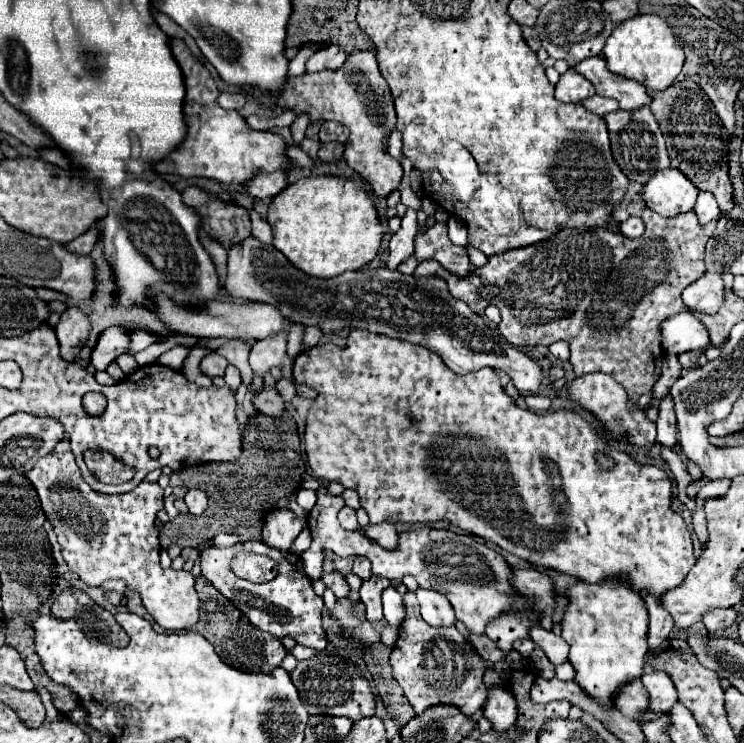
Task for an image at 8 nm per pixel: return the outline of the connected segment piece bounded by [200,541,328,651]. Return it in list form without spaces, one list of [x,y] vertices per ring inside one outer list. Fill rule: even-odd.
[[[246,541],[234,547],[206,547],[200,555],[200,565],[202,565],[202,575],[224,595],[228,597],[246,617],[250,617],[252,625],[256,625],[260,631],[272,633],[274,637],[282,639],[282,637],[292,637],[296,643],[312,647],[316,651],[326,649],[326,633],[322,629],[322,607],[324,601],[322,597],[318,597],[312,589],[312,581],[310,577],[304,573],[304,565],[300,555],[294,553],[282,553],[278,549],[272,549],[268,545],[264,545],[262,541]],[[248,549],[260,555],[272,555],[276,559],[276,563],[280,565],[280,577],[276,577],[276,581],[268,581],[268,583],[250,583],[250,581],[242,581],[238,579],[232,569],[230,569],[230,559],[234,557],[234,553]]]

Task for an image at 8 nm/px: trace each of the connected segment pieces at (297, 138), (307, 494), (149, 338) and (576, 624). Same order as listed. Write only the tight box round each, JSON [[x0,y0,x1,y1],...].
[[290,115,308,145],[298,489,316,511],[130,333,164,355],[562,575,648,705]]

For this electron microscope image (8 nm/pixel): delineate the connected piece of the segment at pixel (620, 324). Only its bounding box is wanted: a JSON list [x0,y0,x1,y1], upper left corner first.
[444,209,716,409]

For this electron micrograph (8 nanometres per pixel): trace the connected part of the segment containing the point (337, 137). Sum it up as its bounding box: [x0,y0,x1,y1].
[320,121,348,143]

